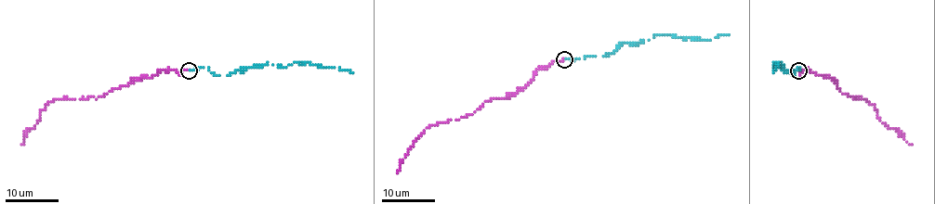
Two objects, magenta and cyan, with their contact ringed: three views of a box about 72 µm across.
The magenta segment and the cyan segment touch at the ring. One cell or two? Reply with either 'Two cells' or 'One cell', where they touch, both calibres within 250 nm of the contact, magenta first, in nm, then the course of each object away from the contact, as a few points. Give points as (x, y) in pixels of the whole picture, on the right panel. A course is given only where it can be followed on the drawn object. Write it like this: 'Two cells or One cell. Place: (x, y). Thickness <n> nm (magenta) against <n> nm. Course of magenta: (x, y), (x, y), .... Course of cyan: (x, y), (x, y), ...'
One cell. Place: (798, 70). Thickness 180 nm (magenta) against 100 nm. Course of magenta: (797, 69), (830, 77), (842, 93), (864, 100), (877, 111), (885, 125), (898, 129), (913, 144). Course of cyan: (797, 70), (796, 67), (794, 74), (782, 65), (772, 67), (772, 62), (778, 62), (773, 71)

